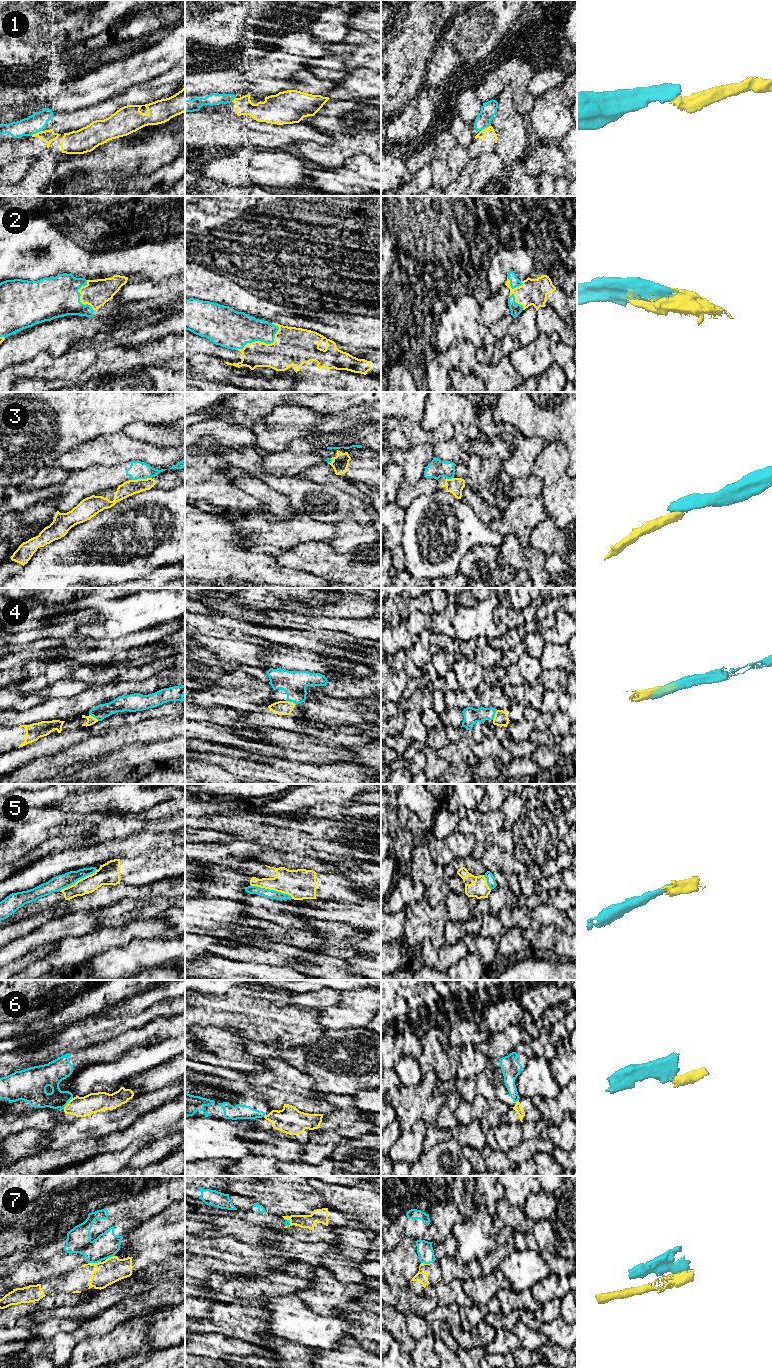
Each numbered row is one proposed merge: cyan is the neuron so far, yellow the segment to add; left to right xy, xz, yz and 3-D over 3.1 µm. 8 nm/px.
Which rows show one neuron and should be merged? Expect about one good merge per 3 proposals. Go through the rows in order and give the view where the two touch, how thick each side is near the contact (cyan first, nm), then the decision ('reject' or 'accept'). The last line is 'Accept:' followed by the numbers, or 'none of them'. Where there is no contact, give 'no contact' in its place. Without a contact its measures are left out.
1: meets cyan in yz; 120 nm thick on the cyan side, 70 nm on the other; reject
2: meets cyan in xz; 300 nm thick on the cyan side, 300 nm on the other; accept
3: meets cyan in xy; 140 nm thick on the cyan side, 120 nm on the other; reject
4: meets cyan in yz; 130 nm thick on the cyan side, 110 nm on the other; reject
5: meets cyan in xz; 70 nm thick on the cyan side, 240 nm on the other; reject
6: meets cyan in xy; 160 nm thick on the cyan side, 160 nm on the other; reject
7: meets cyan in xy; 200 nm thick on the cyan side, 200 nm on the other; reject
Accept: 2

